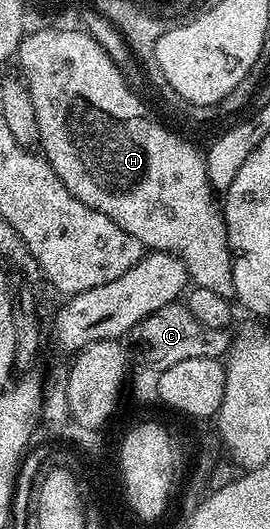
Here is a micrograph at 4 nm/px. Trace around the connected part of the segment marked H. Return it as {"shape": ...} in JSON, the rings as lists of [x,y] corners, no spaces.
{"shape":[[[35,31],[32,35],[31,32],[24,34],[23,39],[19,42],[17,60],[19,59],[19,67],[23,70],[21,75],[27,84],[27,92],[31,94],[33,113],[37,113],[38,146],[41,148],[43,158],[49,161],[53,173],[57,173],[57,177],[61,177],[65,189],[69,189],[69,193],[73,193],[73,197],[77,197],[77,201],[89,205],[89,209],[93,209],[97,213],[105,213],[105,217],[109,217],[109,221],[113,221],[121,229],[125,229],[125,233],[137,237],[137,241],[141,241],[144,248],[151,251],[168,251],[170,255],[176,255],[187,266],[187,274],[194,286],[210,289],[212,293],[221,293],[221,297],[231,299],[235,290],[233,289],[231,246],[227,240],[227,222],[223,219],[217,199],[215,203],[217,192],[209,181],[204,152],[198,151],[189,140],[182,139],[177,132],[170,131],[165,124],[158,123],[151,116],[152,108],[148,104],[131,98],[130,92],[124,86],[128,76],[111,60],[110,53],[98,43],[99,39],[94,34],[87,31],[86,33],[83,31]]]}

